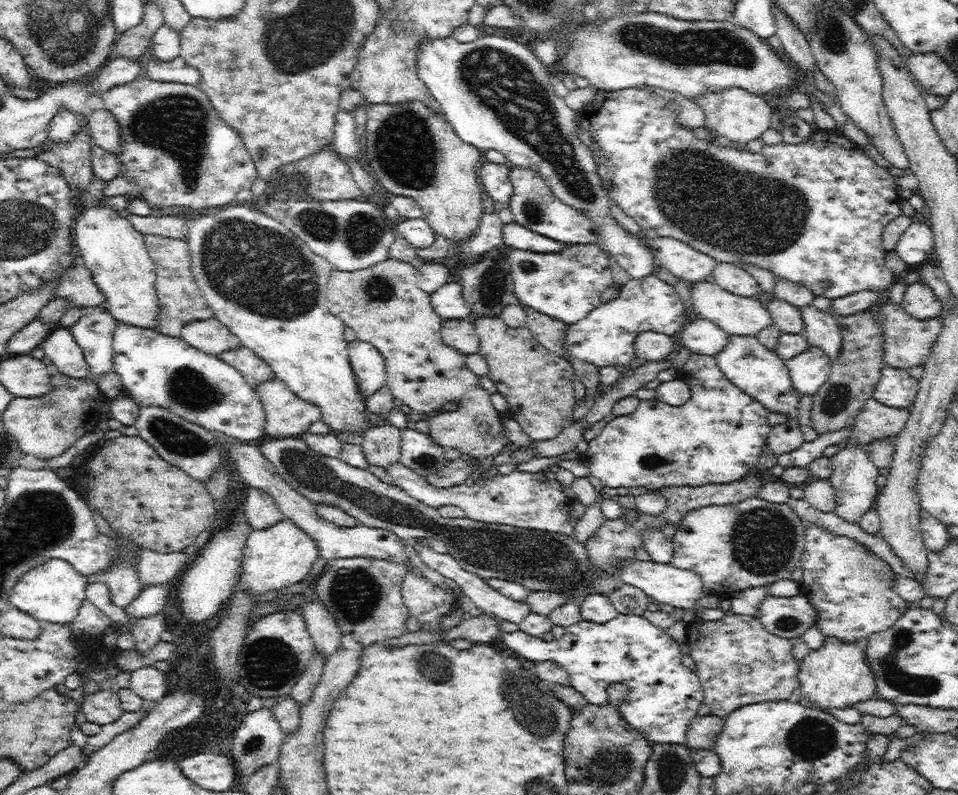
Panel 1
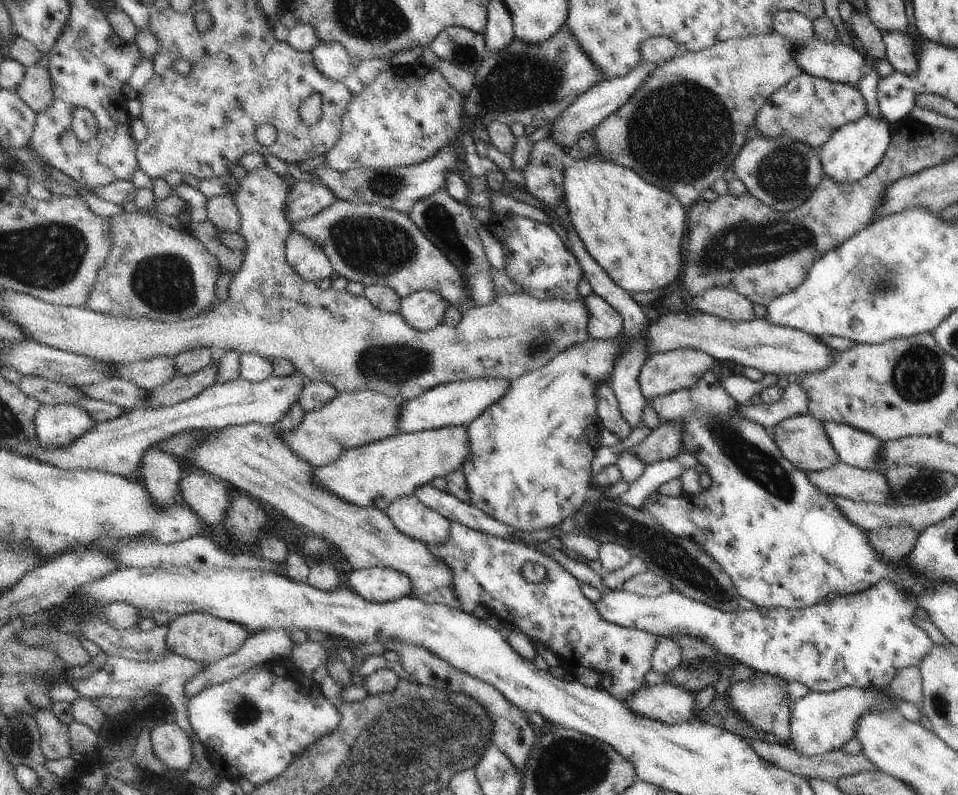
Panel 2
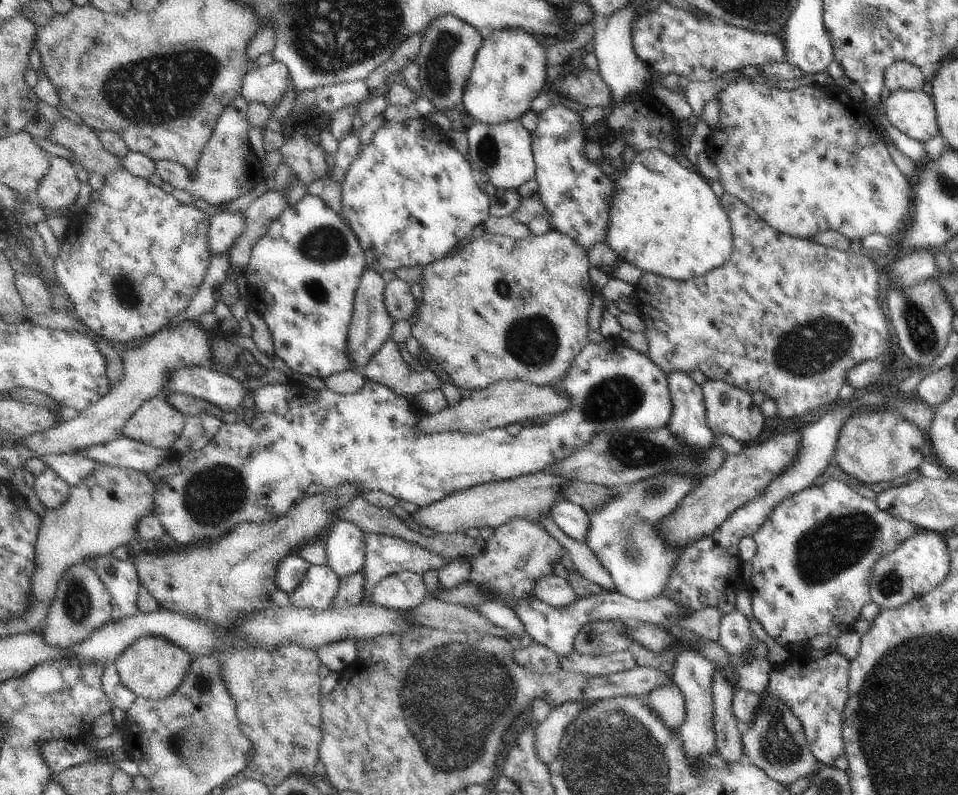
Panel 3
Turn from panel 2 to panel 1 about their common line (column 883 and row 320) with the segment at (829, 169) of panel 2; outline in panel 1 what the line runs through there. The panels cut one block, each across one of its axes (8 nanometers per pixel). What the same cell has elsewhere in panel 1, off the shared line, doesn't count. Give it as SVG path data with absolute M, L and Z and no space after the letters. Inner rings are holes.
M102 196L100 202L92 204L74 224L76 242L82 252L86 268L92 272L96 286L106 298L108 312L126 326L140 326L156 330L156 268L148 256L146 238L136 230L136 226L122 218L122 212L108 202L108 196Z

